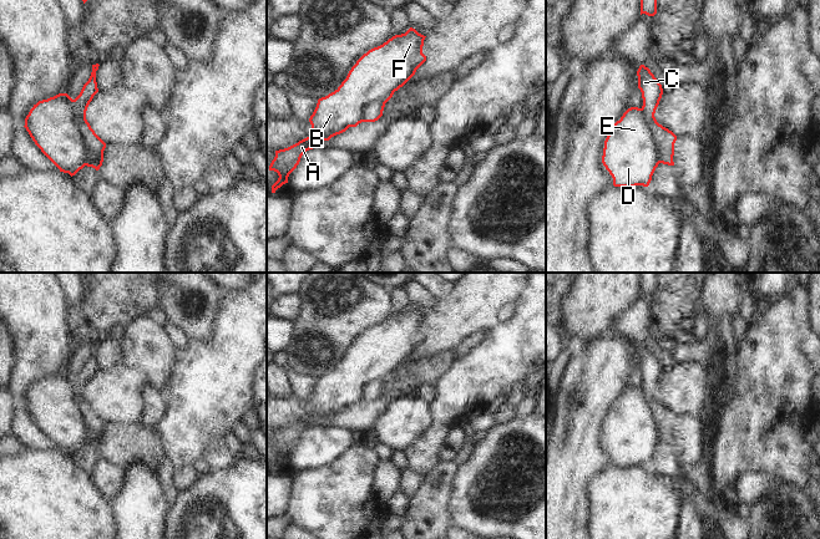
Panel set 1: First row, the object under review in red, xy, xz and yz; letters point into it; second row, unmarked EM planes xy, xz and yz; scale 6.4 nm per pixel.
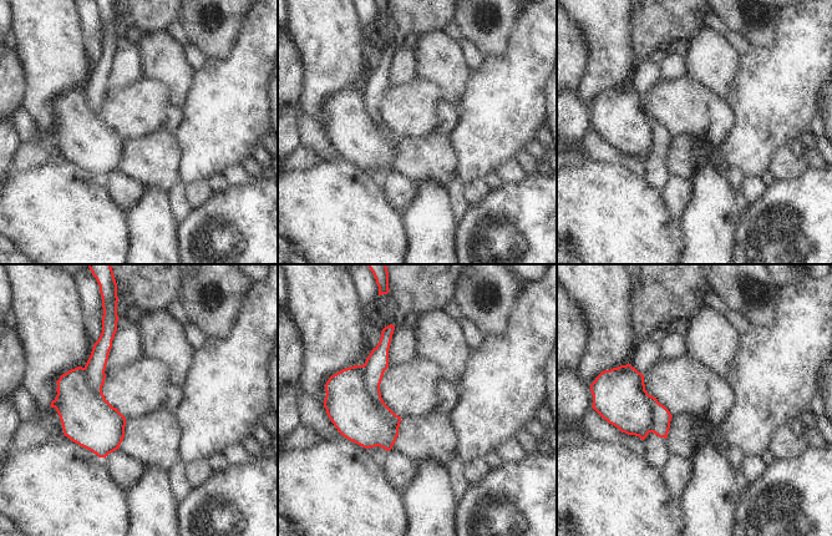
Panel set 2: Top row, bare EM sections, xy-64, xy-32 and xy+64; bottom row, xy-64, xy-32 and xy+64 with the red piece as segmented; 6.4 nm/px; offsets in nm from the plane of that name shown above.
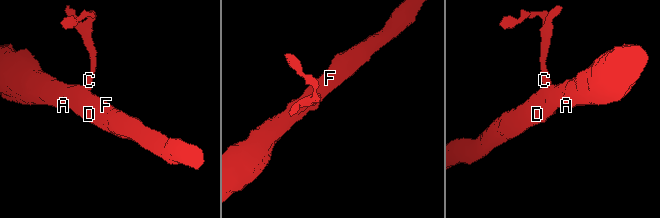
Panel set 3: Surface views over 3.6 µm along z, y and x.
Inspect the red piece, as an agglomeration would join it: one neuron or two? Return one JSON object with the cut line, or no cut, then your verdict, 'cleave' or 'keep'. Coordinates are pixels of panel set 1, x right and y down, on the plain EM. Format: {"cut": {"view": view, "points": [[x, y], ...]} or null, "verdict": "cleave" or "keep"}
{"cut": {"view": "xy", "points": [[72, 379], [76, 402], [95, 441]]}, "verdict": "cleave"}

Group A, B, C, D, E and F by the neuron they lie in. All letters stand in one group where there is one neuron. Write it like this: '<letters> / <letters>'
A B D E F / C

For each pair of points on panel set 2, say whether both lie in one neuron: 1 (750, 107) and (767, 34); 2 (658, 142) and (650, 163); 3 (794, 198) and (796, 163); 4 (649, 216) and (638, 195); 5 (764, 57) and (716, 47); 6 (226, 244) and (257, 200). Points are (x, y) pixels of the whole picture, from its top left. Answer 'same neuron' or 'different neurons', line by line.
1: different neurons
2: same neuron
3: different neurons
4: same neuron
5: different neurons
6: same neuron

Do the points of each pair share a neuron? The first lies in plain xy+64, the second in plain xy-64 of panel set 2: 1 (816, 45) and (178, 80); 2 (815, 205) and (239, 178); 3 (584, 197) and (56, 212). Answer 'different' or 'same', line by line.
1: different
2: different
3: same

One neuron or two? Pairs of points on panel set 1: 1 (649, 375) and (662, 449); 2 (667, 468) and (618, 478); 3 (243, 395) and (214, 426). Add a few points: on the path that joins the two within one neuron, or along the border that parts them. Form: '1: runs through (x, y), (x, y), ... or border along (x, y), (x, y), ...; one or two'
1: runs through (649, 393), (653, 403), (666, 418), (666, 431); one
2: border along (648, 464), (657, 472), (666, 474), (678, 488); two
3: runs through (236, 402), (219, 418); one

